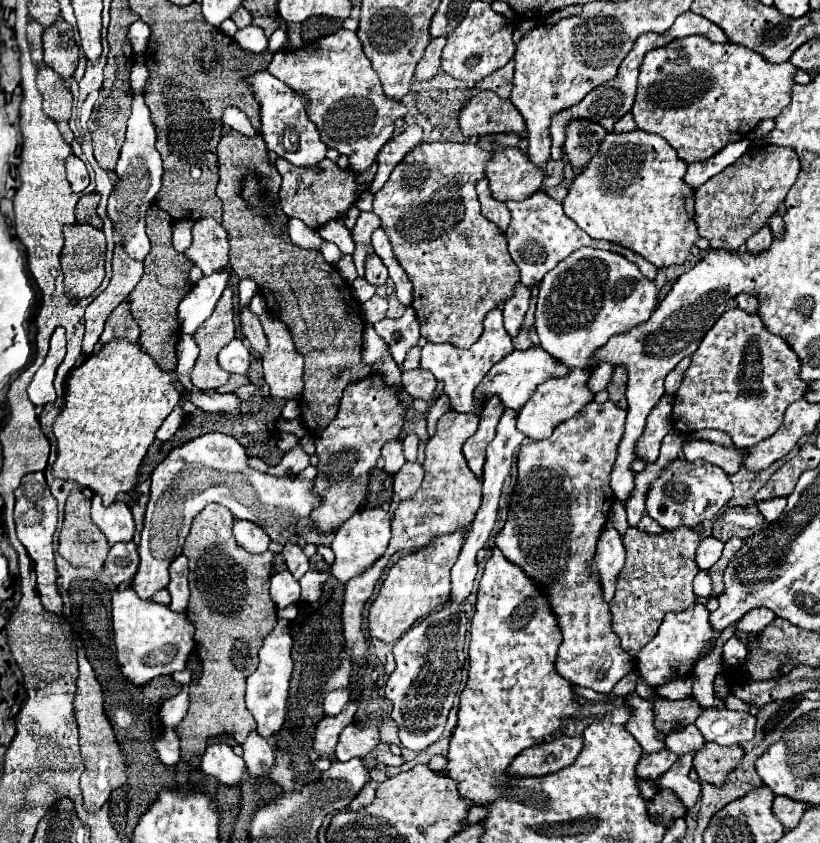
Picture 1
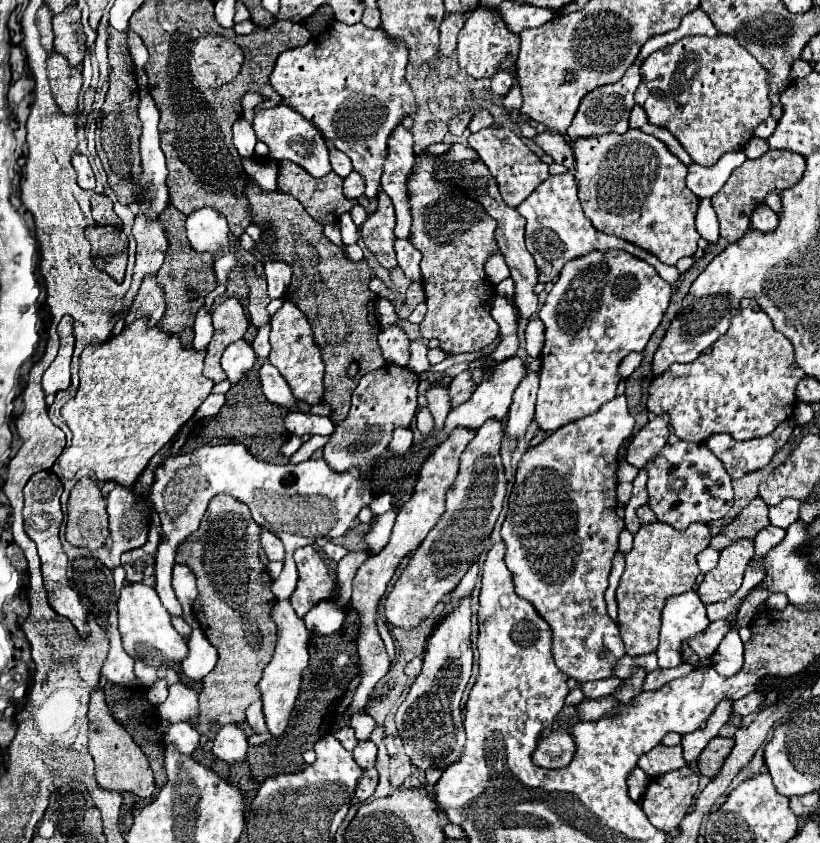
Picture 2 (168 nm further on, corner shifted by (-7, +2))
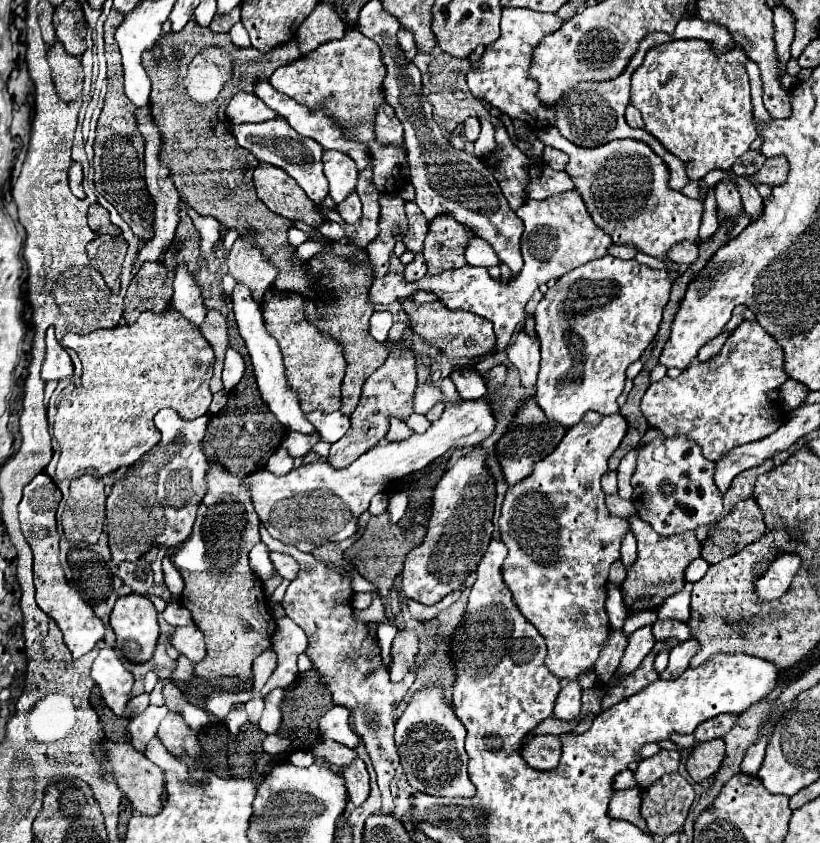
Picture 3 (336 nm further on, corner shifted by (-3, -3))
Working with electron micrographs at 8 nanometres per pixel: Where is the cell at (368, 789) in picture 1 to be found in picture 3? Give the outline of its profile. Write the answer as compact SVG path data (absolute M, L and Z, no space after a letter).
M354 758L348 766L342 768L342 776L346 782L346 790L348 790L348 798L354 806L360 806L368 794L370 794L370 784L368 784L368 772L366 766L360 758Z

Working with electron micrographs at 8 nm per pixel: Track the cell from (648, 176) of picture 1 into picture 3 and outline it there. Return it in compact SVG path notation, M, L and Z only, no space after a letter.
M542 128L542 130L536 132L536 136L544 144L548 144L552 148L558 148L558 150L562 150L570 156L566 172L574 180L576 190L582 194L592 220L606 234L610 234L614 244L634 244L644 254L650 254L650 256L656 256L656 258L666 258L666 252L668 252L670 246L674 246L682 240L696 240L702 210L704 210L702 202L686 198L682 192L676 192L676 190L668 188L668 168L666 168L666 164L644 142L614 140L614 142L608 142L608 144L598 146L598 148L580 148L580 146L568 142L564 136L560 136L560 132L556 128Z

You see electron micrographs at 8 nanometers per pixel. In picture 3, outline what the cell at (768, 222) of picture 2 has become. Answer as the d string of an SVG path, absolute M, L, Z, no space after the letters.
M736 176L736 178L734 178L734 182L736 182L738 192L740 192L740 196L742 196L744 212L746 212L752 220L756 220L756 218L760 216L760 212L762 212L764 200L760 198L758 190L754 188L754 184L752 184L748 178L738 178L738 176Z

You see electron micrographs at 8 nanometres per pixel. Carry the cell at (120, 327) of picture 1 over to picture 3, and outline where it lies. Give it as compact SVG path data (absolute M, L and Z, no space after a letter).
M148 262L132 278L126 298L124 298L124 320L134 324L144 310L156 314L164 312L170 306L172 298L174 270L168 270L162 262Z

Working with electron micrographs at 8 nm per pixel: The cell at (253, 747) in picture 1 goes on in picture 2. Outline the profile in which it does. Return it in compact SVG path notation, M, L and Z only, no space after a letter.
M256 701L246 709L246 721L248 725L254 729L254 733L266 733L266 723L264 723L264 715L262 715L262 703Z

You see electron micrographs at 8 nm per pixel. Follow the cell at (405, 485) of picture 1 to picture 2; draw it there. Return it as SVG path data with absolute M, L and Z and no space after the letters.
M432 385L426 391L426 399L428 399L428 409L434 417L434 427L432 433L436 435L436 431L442 431L446 415L450 411L450 399L448 399L448 389L442 385Z

